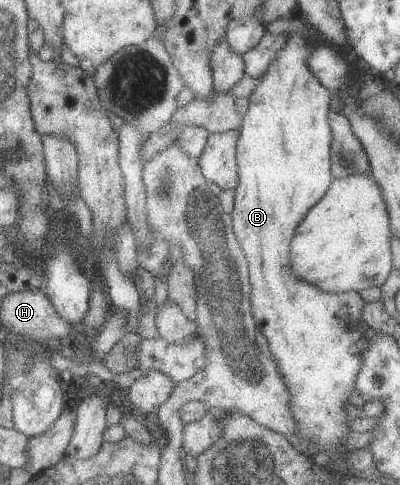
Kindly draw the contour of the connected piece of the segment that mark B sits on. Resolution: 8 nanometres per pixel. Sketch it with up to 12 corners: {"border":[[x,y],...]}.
{"border":[[299,32],[248,96],[232,234],[295,435],[347,451],[357,291],[296,279],[334,176],[329,93]]}

